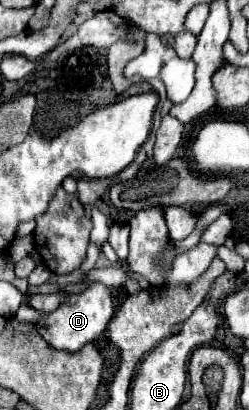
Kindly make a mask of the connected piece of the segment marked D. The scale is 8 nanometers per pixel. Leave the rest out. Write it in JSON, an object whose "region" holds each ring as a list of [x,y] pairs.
{"region":[[[93,283],[85,293],[71,295],[69,301],[65,301],[57,311],[47,313],[45,319],[37,323],[37,331],[53,349],[77,353],[83,349],[83,345],[93,343],[97,337],[101,337],[113,315],[115,315],[115,305],[111,291],[103,283]]]}

